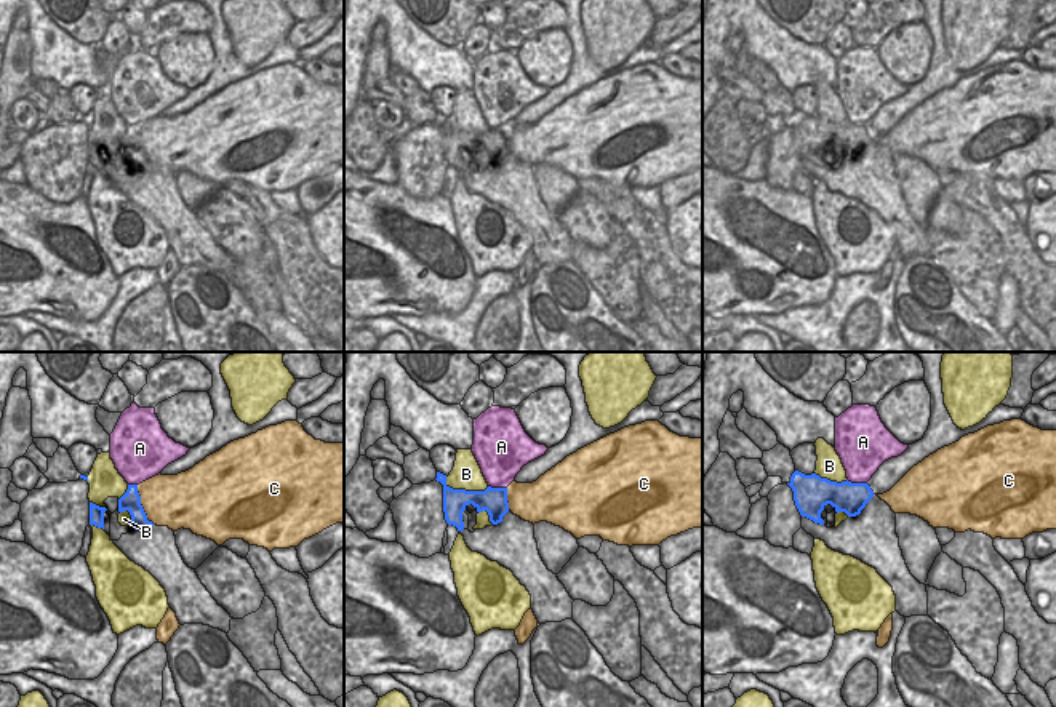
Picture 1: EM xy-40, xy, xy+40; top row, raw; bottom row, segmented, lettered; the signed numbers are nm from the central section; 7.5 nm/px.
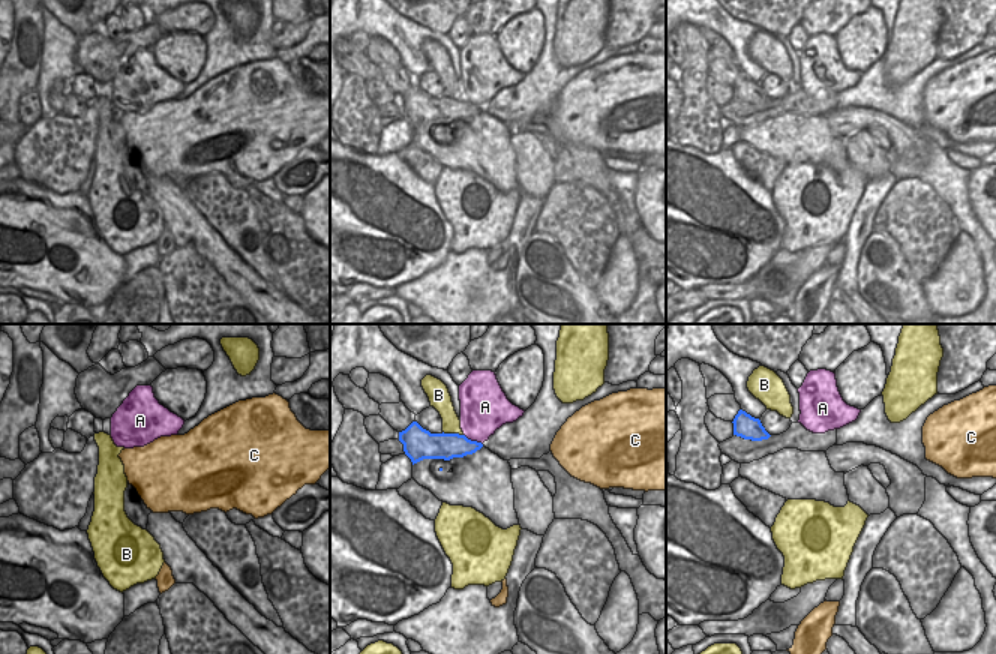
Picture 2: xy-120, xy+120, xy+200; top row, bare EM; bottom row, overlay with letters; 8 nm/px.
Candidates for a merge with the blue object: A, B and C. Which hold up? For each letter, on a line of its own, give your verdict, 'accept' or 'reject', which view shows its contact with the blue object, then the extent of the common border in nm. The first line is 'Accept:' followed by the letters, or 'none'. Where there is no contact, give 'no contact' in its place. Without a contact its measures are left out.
Accept: none
A: reject; meets blue in xy+40; contact 160 nm long
B: reject; meets blue in xy; contact 340 nm long
C: reject; meets blue in xy-40; contact 320 nm long

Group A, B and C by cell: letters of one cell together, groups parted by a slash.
A / B / C

